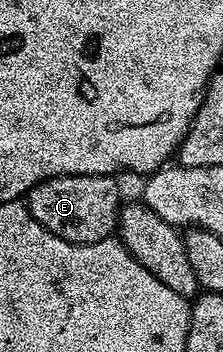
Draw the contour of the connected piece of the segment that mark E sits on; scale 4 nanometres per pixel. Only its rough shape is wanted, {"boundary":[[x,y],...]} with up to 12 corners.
{"boundary":[[66,175],[26,195],[58,239],[89,245],[117,232],[112,175]]}

